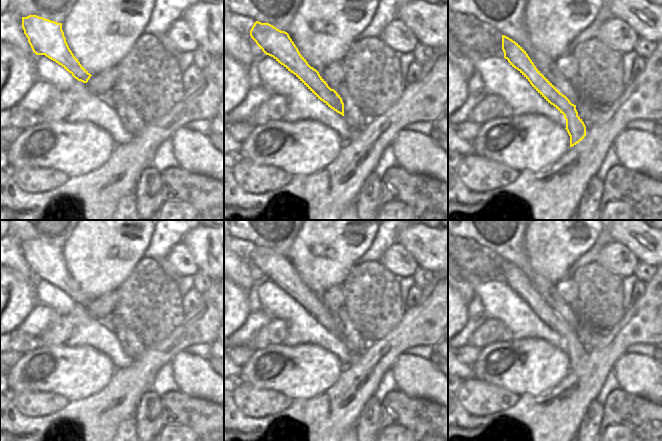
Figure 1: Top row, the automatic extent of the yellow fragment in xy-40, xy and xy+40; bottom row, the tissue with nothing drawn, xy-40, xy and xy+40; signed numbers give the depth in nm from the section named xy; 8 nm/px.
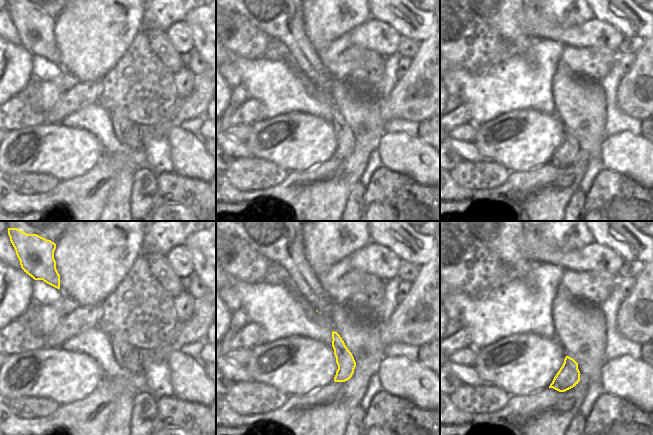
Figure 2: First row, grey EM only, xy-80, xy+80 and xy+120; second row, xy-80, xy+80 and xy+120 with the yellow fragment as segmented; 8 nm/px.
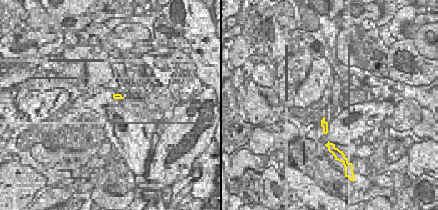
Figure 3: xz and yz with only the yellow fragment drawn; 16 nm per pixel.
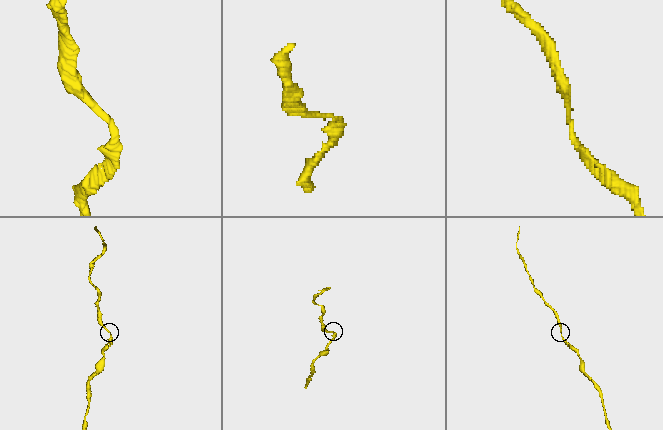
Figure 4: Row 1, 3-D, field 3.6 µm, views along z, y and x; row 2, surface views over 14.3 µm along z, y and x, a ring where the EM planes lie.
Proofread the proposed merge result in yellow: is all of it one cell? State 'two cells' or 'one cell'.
one cell

